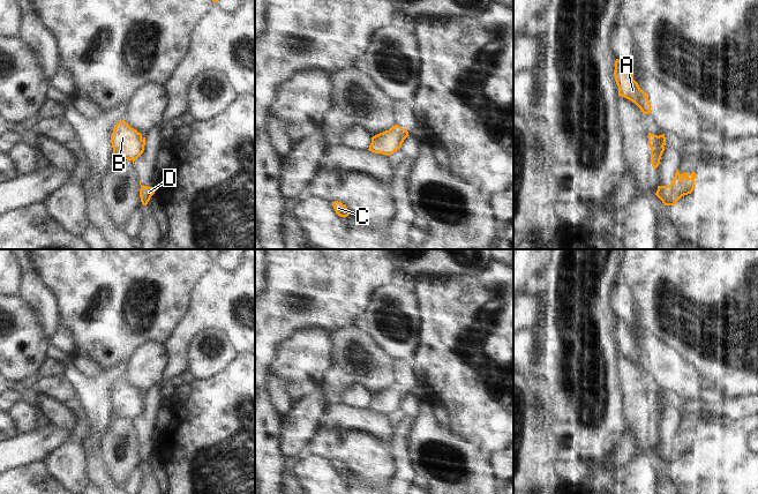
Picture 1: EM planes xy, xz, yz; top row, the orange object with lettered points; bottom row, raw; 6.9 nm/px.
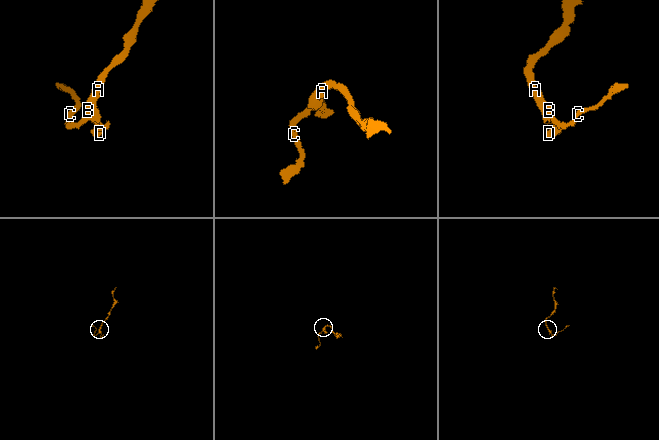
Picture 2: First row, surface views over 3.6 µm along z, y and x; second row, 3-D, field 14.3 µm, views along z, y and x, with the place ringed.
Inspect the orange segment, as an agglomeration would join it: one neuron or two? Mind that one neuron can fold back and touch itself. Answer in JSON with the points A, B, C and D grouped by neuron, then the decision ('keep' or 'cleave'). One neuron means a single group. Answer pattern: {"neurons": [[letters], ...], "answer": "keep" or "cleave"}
{"neurons": [["A", "B", "C"], ["D"]], "answer": "cleave"}

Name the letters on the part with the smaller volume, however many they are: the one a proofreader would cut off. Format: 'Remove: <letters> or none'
Remove: D

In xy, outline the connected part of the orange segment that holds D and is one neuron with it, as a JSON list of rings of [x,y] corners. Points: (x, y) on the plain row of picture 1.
[[[141,443],[140,456],[143,464],[148,463],[148,461],[150,459],[151,455],[155,452],[156,449],[157,446],[148,446]]]

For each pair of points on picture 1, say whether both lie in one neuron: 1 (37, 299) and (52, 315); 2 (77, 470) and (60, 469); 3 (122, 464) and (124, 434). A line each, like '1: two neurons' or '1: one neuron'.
1: one neuron
2: one neuron
3: one neuron

